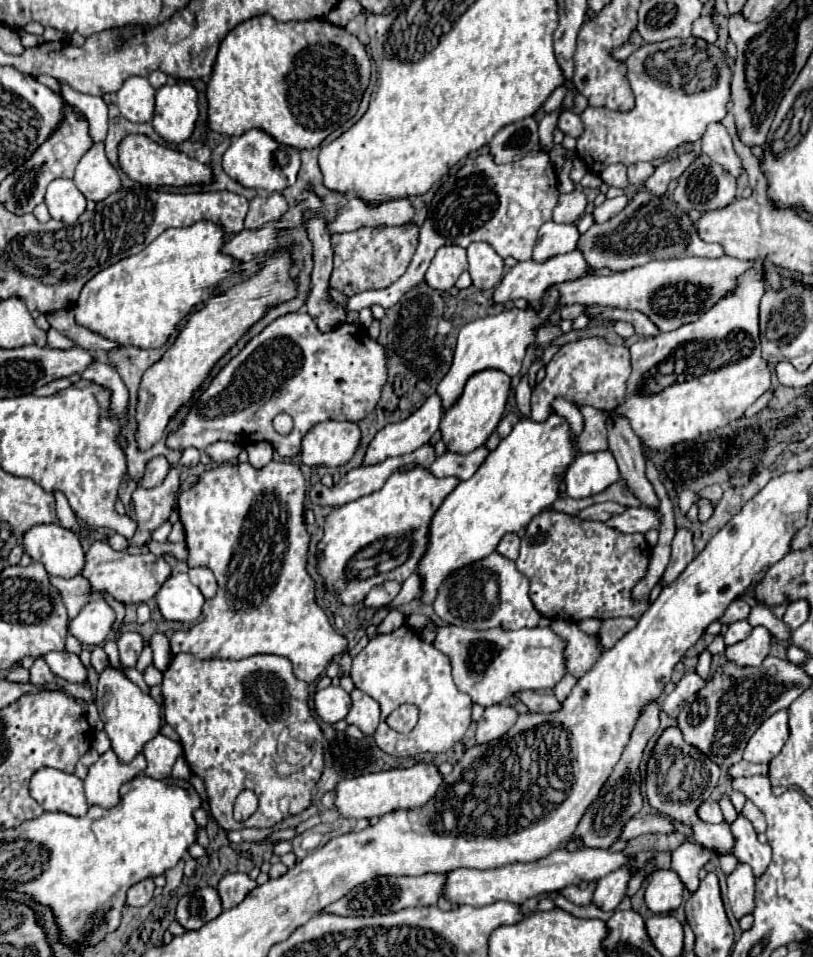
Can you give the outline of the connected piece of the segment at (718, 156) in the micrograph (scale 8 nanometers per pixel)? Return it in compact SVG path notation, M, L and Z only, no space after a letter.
M714 122L708 126L708 130L702 138L702 154L710 156L714 162L718 162L734 178L738 178L744 170L740 158L736 156L734 148L732 148L732 140L720 122Z

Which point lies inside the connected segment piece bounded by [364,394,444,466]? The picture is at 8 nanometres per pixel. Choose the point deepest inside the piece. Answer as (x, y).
(396, 439)

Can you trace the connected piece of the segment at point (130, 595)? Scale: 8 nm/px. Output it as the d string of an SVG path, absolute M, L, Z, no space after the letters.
M94 542L90 546L90 550L86 552L86 566L84 566L82 574L90 580L92 592L104 592L106 590L118 602L140 604L140 602L148 602L150 598L156 596L156 592L162 588L162 584L170 578L172 566L162 556L154 556L150 552L130 556L126 552L112 550L106 542Z

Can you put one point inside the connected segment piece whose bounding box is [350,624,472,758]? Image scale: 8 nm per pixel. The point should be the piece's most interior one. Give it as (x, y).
(399, 667)

